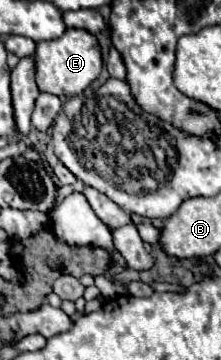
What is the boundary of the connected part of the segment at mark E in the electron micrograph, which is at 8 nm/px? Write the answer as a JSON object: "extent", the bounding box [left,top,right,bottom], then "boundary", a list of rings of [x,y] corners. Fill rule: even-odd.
{"extent":[36,28,102,98],"boundary":[[[66,28],[66,32],[56,40],[46,40],[36,44],[36,82],[40,90],[56,94],[60,98],[70,98],[82,94],[102,70],[102,48],[98,38],[82,28]]]}

